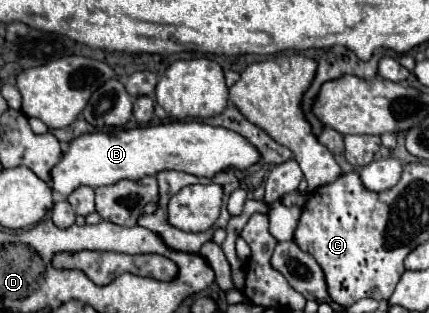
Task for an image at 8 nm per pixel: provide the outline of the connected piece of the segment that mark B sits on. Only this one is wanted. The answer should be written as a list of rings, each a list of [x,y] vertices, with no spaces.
[[[174,121],[166,125],[144,125],[134,129],[106,129],[86,133],[74,139],[62,161],[52,169],[52,187],[62,195],[70,195],[76,187],[102,187],[122,179],[138,181],[166,169],[184,171],[196,177],[214,177],[228,169],[248,169],[260,161],[260,151],[236,131],[214,127],[200,121]]]

